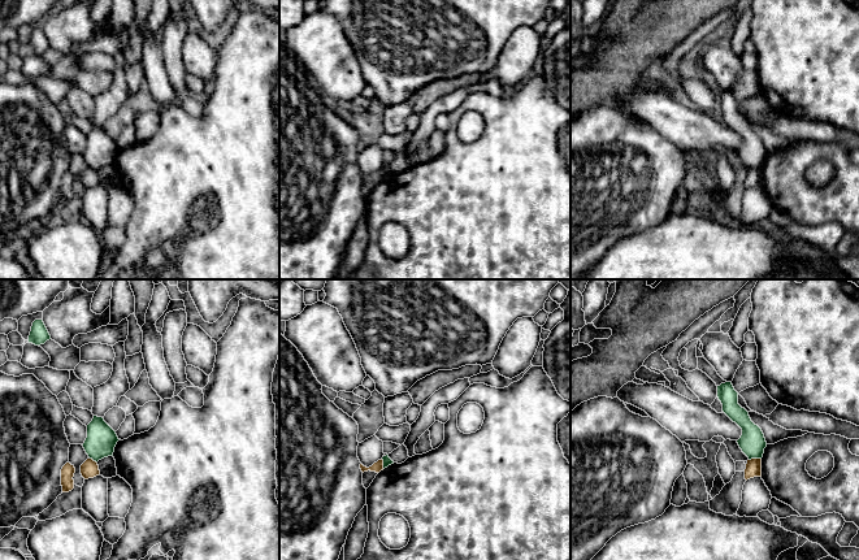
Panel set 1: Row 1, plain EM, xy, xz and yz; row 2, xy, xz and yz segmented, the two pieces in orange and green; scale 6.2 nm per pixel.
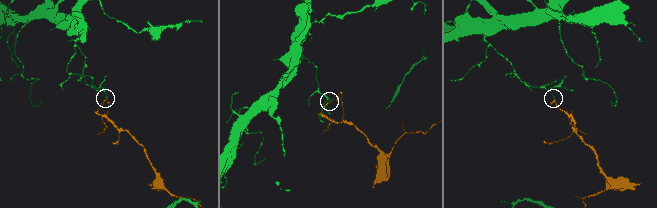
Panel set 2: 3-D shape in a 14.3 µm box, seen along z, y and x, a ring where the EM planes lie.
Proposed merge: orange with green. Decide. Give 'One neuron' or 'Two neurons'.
Two neurons

